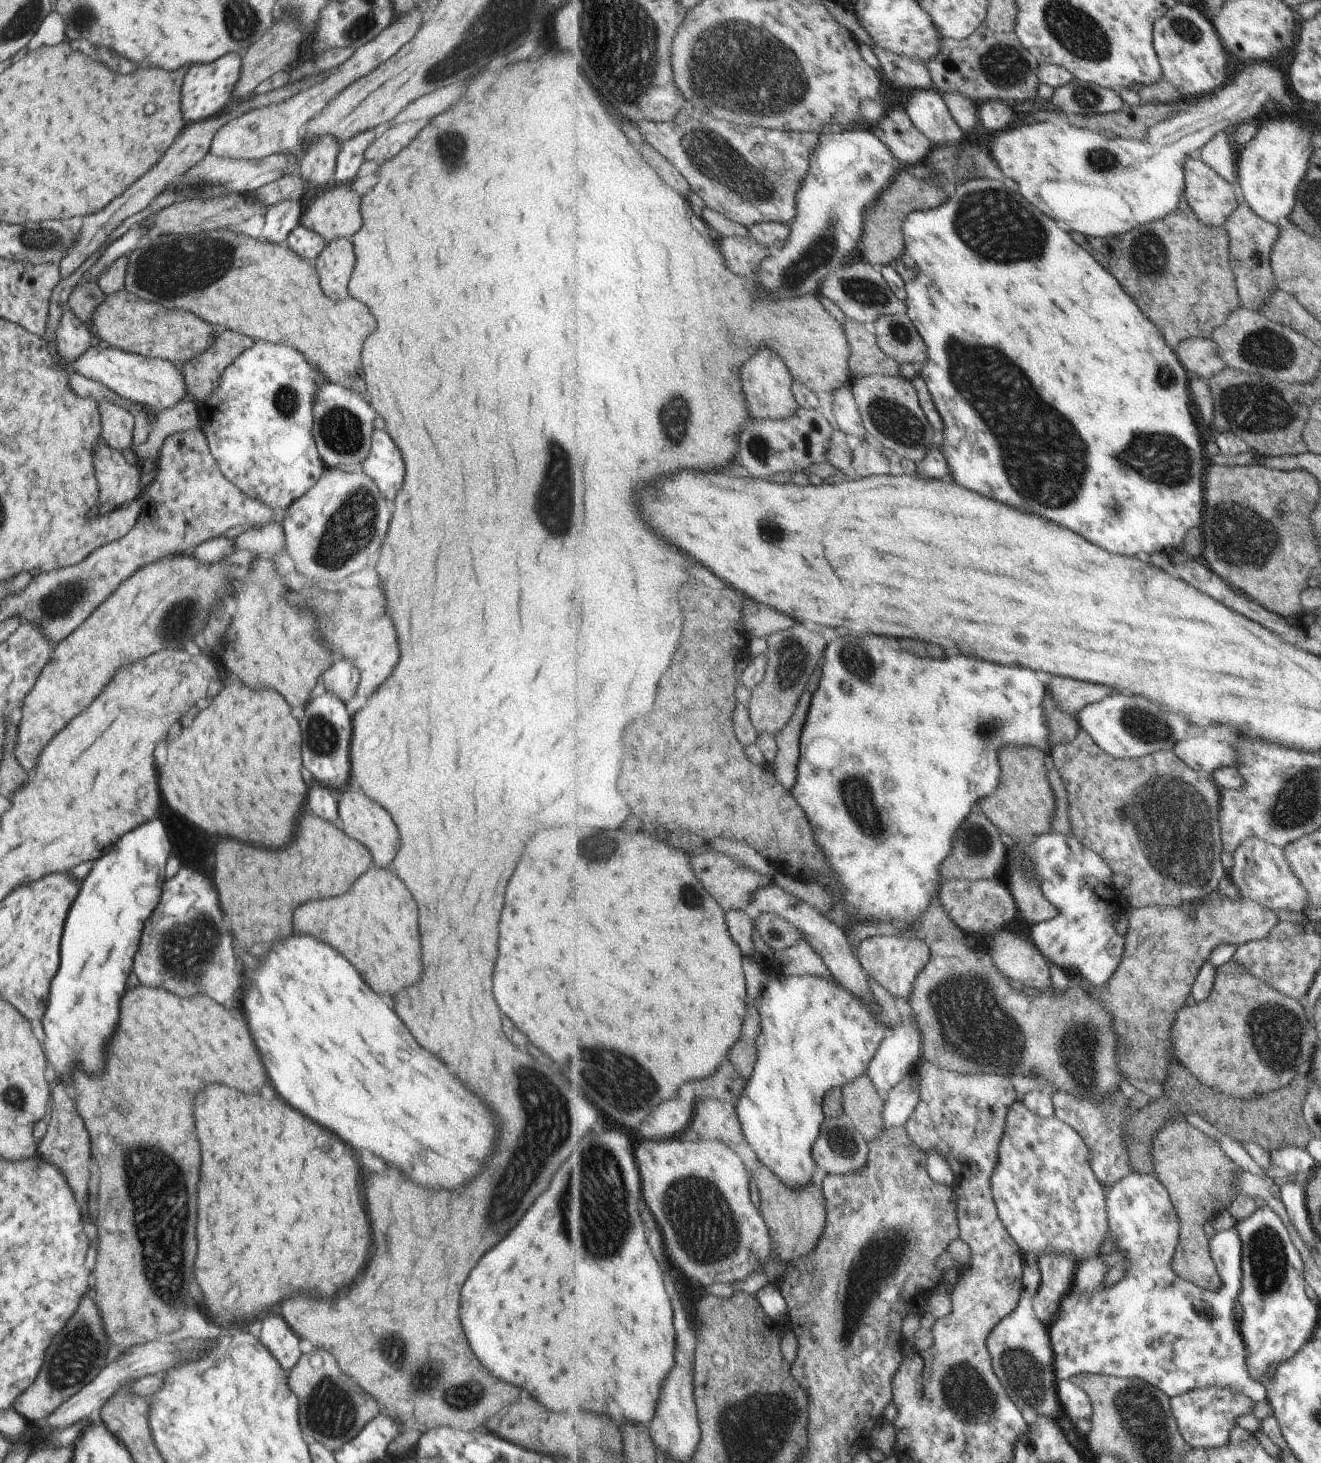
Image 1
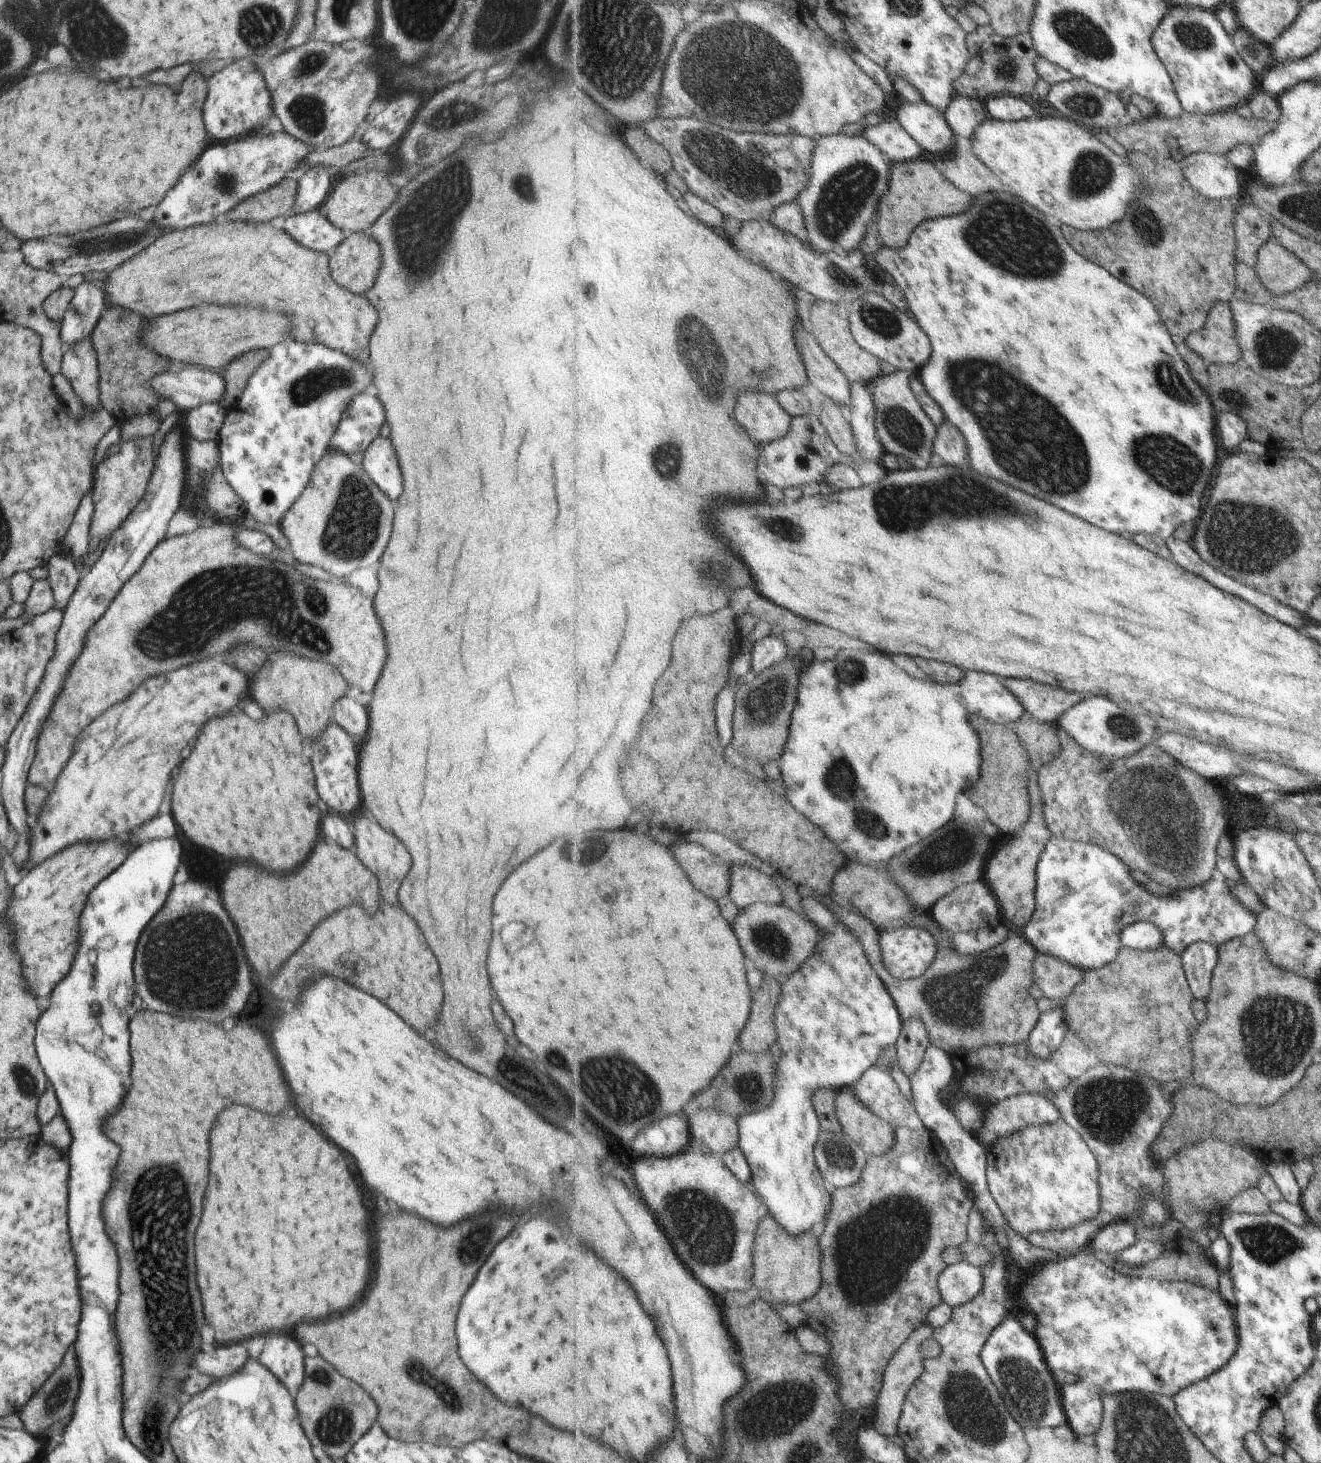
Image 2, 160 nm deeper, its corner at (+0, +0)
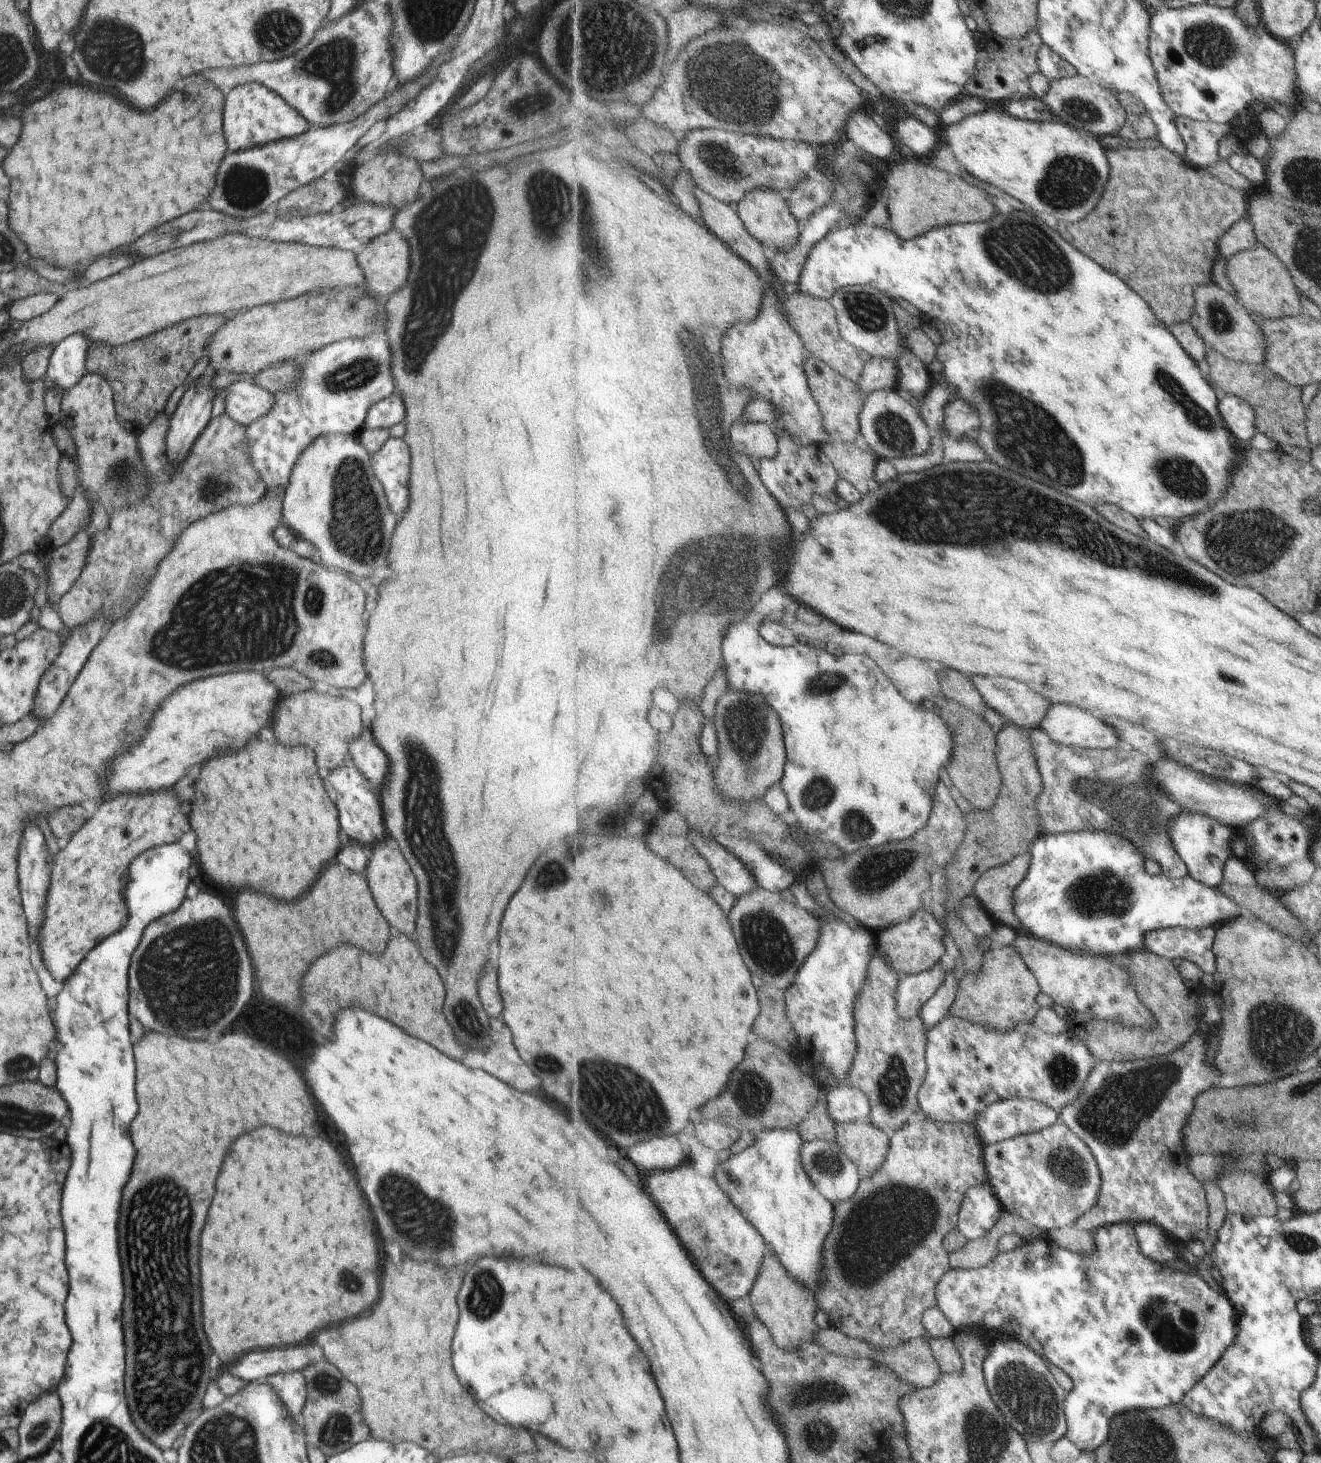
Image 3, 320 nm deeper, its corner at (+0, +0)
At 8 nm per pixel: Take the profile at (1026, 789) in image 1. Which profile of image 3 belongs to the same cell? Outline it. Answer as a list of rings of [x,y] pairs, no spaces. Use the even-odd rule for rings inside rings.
[[[932,696],[923,699],[921,706],[937,713],[947,725],[954,728],[954,758],[947,766],[954,786],[969,804],[977,809],[989,810],[997,803],[1003,784],[997,758],[997,735],[993,734],[983,715],[976,714],[973,709],[967,709],[953,699]]]

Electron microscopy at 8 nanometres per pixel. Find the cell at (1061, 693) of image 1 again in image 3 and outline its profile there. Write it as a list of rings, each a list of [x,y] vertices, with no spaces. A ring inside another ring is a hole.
[[[975,676],[977,690],[987,706],[997,711],[1006,724],[1032,730],[1039,728],[1052,702],[1029,686],[997,676]]]

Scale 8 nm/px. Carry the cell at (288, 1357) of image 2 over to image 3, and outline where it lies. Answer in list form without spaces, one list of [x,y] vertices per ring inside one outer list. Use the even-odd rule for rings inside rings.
[[[299,1371],[275,1373],[269,1375],[265,1382],[276,1392],[288,1416],[293,1420],[299,1420],[306,1397],[302,1374]]]

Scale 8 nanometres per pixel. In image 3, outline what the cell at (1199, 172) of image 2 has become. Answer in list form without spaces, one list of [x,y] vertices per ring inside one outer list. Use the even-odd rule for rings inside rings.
[[[1175,115],[1175,126],[1185,141],[1185,158],[1197,166],[1215,164],[1219,159],[1221,140],[1233,132],[1233,124],[1219,124],[1193,120],[1189,117]]]

